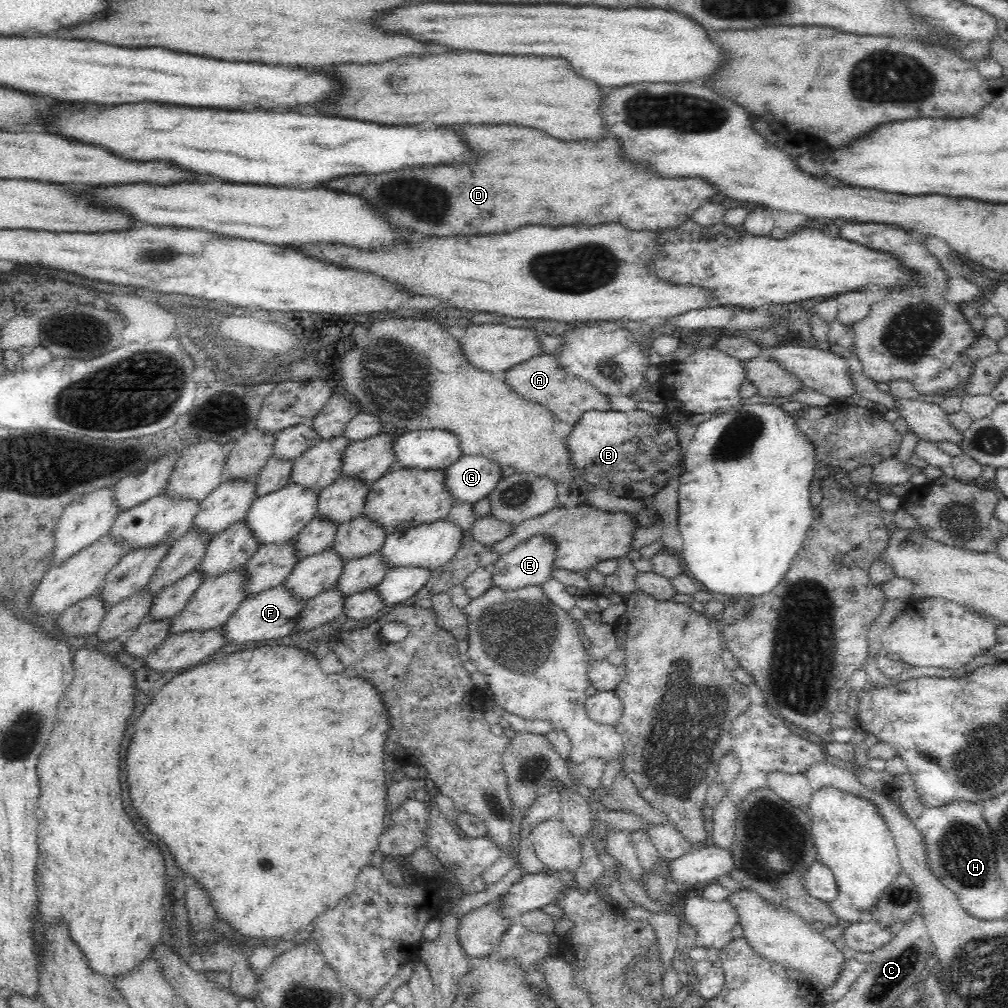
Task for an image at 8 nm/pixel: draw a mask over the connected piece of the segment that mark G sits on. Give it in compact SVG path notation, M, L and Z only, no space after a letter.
M460 456L443 468L443 485L453 501L474 504L499 482L500 466L483 456Z

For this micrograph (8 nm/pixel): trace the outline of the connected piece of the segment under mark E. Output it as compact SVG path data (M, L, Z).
M536 536L520 544L513 552L499 556L499 560L490 566L492 583L502 591L516 591L530 586L541 587L550 579L550 572L554 570L554 554L556 545L546 537Z

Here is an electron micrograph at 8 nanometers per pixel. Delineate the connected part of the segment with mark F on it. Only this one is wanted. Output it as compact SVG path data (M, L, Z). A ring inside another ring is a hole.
M282 585L273 590L246 597L232 613L232 616L223 624L223 639L226 645L236 645L240 648L250 644L250 642L260 645L265 640L288 636L295 627L304 605L304 600L295 600Z

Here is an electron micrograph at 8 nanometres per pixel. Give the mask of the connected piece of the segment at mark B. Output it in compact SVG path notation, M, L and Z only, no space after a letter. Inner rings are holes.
M612 409L586 411L580 415L566 439L571 462L578 472L581 484L598 485L618 496L650 496L674 478L677 479L682 472L683 461L678 460L679 441L664 415L651 416L639 409L628 412L616 412Z

